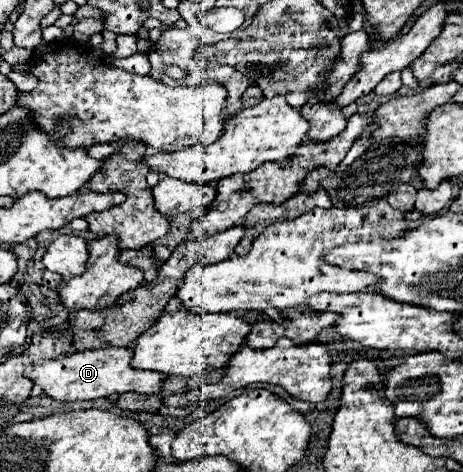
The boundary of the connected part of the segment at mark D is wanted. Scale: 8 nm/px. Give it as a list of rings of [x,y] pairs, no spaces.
[[[105,346],[99,350],[73,352],[59,358],[43,360],[27,366],[25,376],[39,384],[43,392],[55,400],[75,402],[75,400],[93,400],[93,398],[109,398],[113,394],[123,392],[141,392],[141,394],[157,394],[161,392],[163,376],[155,370],[135,370],[131,366],[133,350],[131,348],[115,348]]]

